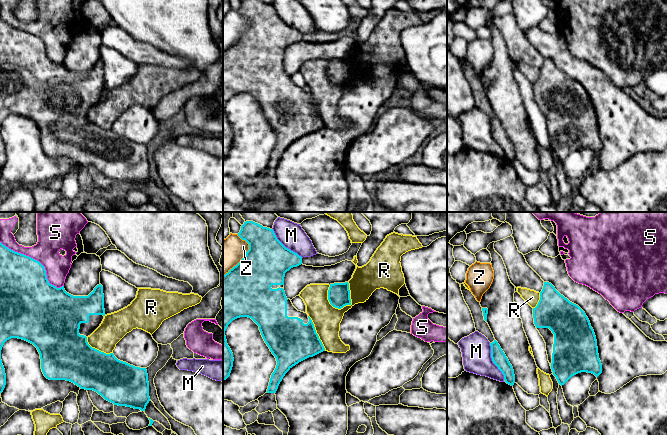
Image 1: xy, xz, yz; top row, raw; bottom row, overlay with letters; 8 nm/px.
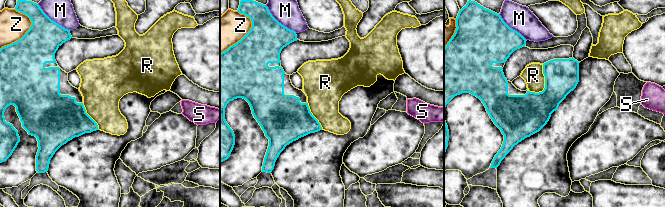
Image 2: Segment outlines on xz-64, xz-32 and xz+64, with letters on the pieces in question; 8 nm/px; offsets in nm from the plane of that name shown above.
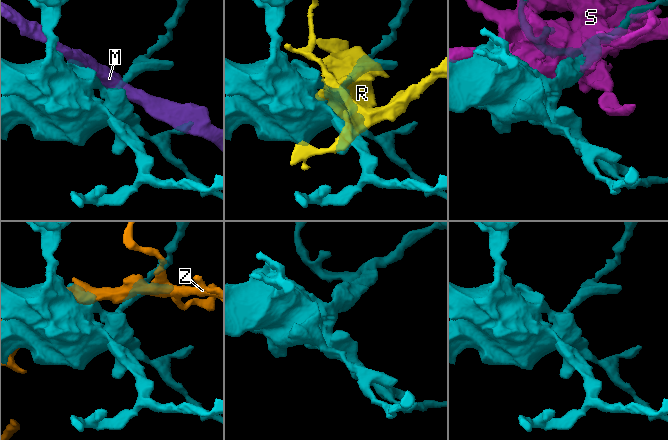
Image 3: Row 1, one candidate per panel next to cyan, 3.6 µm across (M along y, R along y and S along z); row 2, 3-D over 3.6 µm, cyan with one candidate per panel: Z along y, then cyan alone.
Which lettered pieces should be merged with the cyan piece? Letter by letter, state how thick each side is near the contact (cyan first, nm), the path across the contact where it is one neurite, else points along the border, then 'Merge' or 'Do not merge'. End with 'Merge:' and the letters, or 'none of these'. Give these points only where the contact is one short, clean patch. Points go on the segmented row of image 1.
M: Thickness 120 nm (cyan) against 240 nm. Do not merge
R: Thickness 180 nm (cyan) against 220 nm. Do not merge
S: Thickness 400 nm (cyan) against 260 nm. Do not merge
Z: Thickness 380 nm (cyan) against 240 nm. Do not merge
Merge: none of these

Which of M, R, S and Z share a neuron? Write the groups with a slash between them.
M / R / S / Z

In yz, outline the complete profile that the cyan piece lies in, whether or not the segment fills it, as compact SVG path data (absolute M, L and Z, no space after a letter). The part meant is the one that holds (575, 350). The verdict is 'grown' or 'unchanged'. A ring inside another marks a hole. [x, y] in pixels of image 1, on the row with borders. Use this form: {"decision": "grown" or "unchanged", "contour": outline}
{"decision": "grown", "contour": "M544 282L540 300L533 308L534 324L546 343L548 361L558 383L564 385L572 376L587 372L598 377L602 373L597 340L585 312L561 295L555 287Z"}

